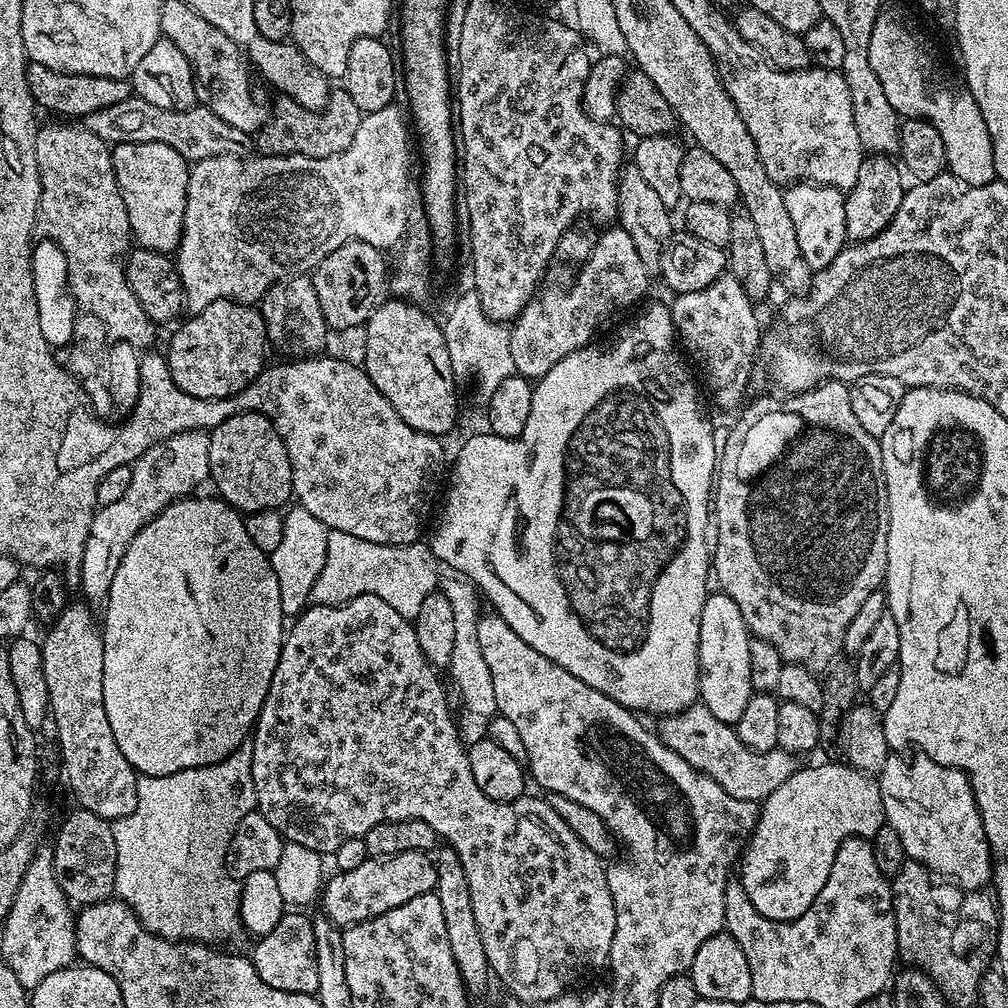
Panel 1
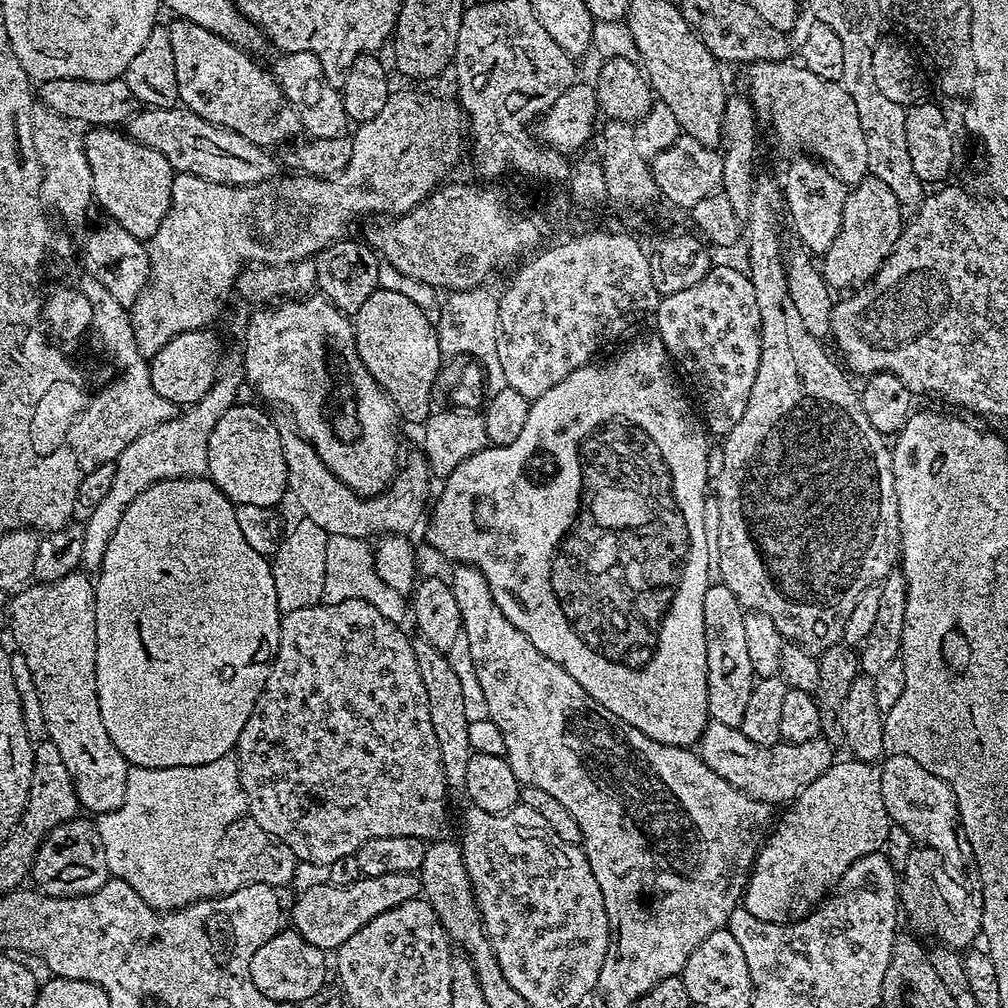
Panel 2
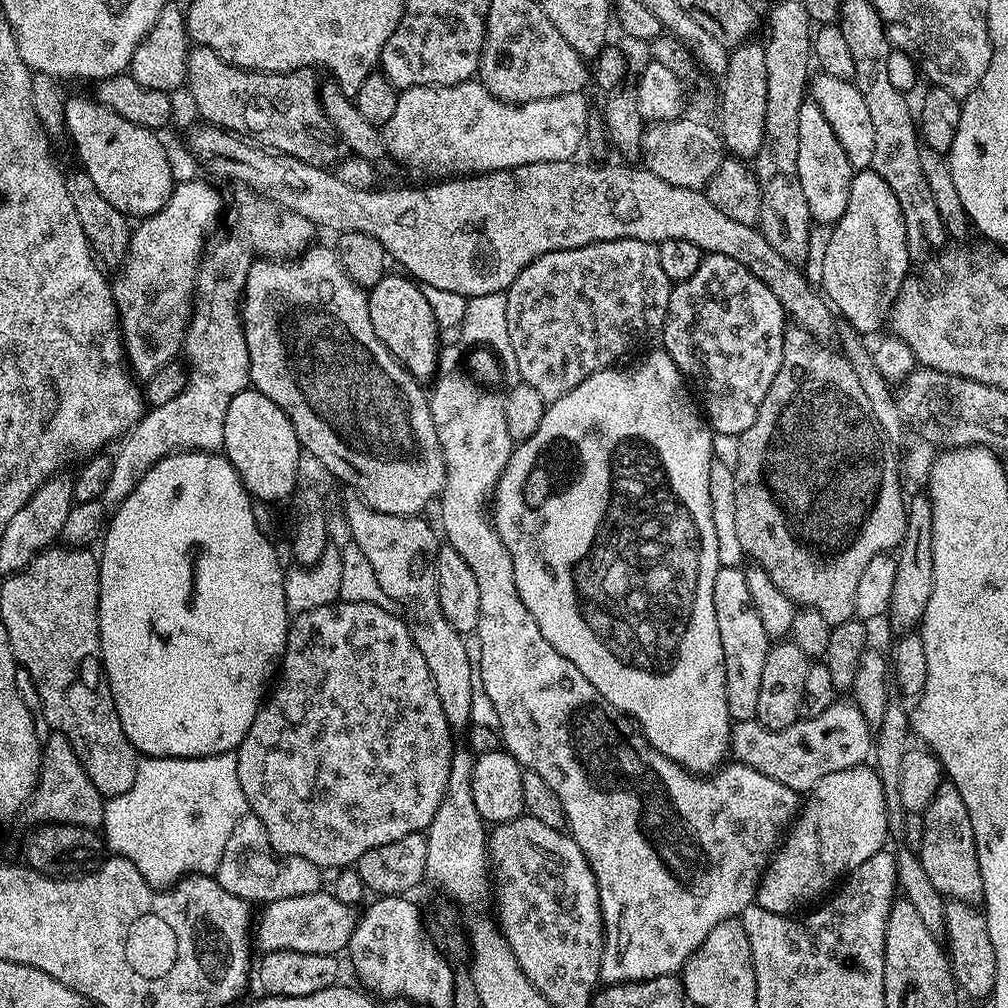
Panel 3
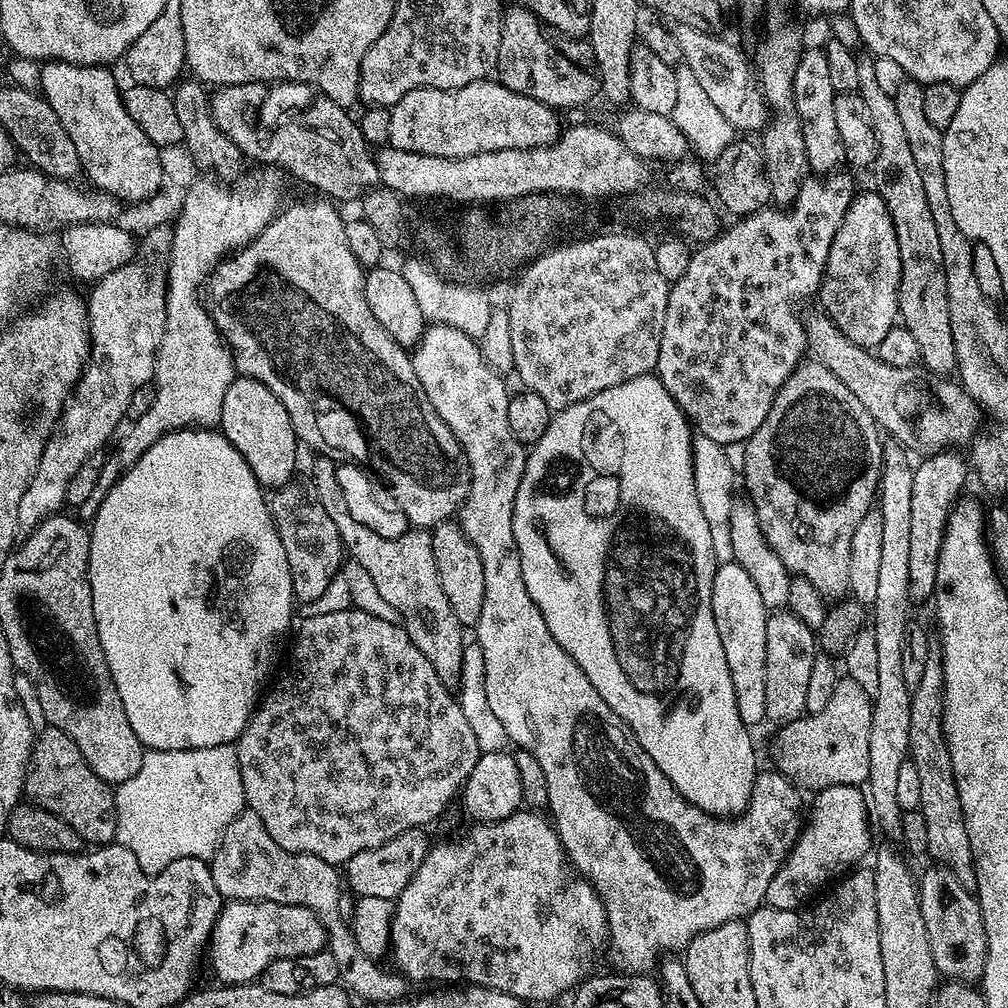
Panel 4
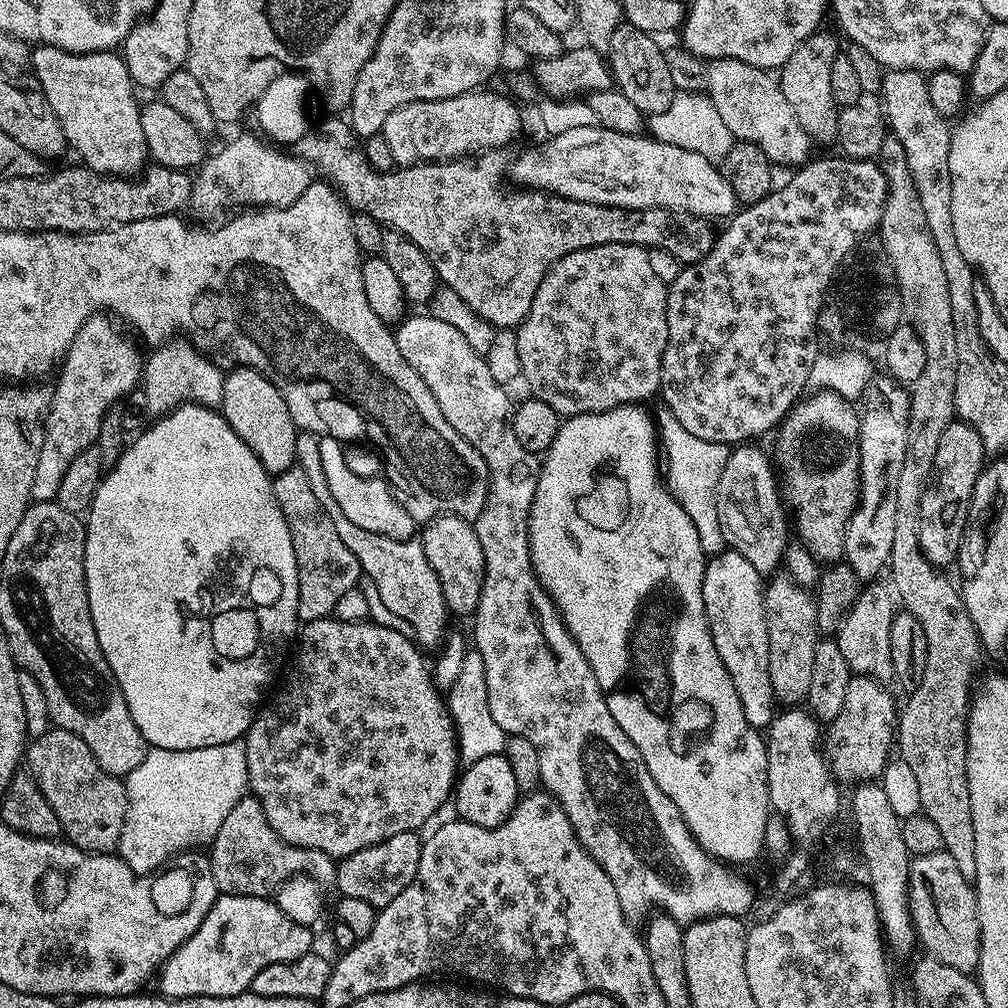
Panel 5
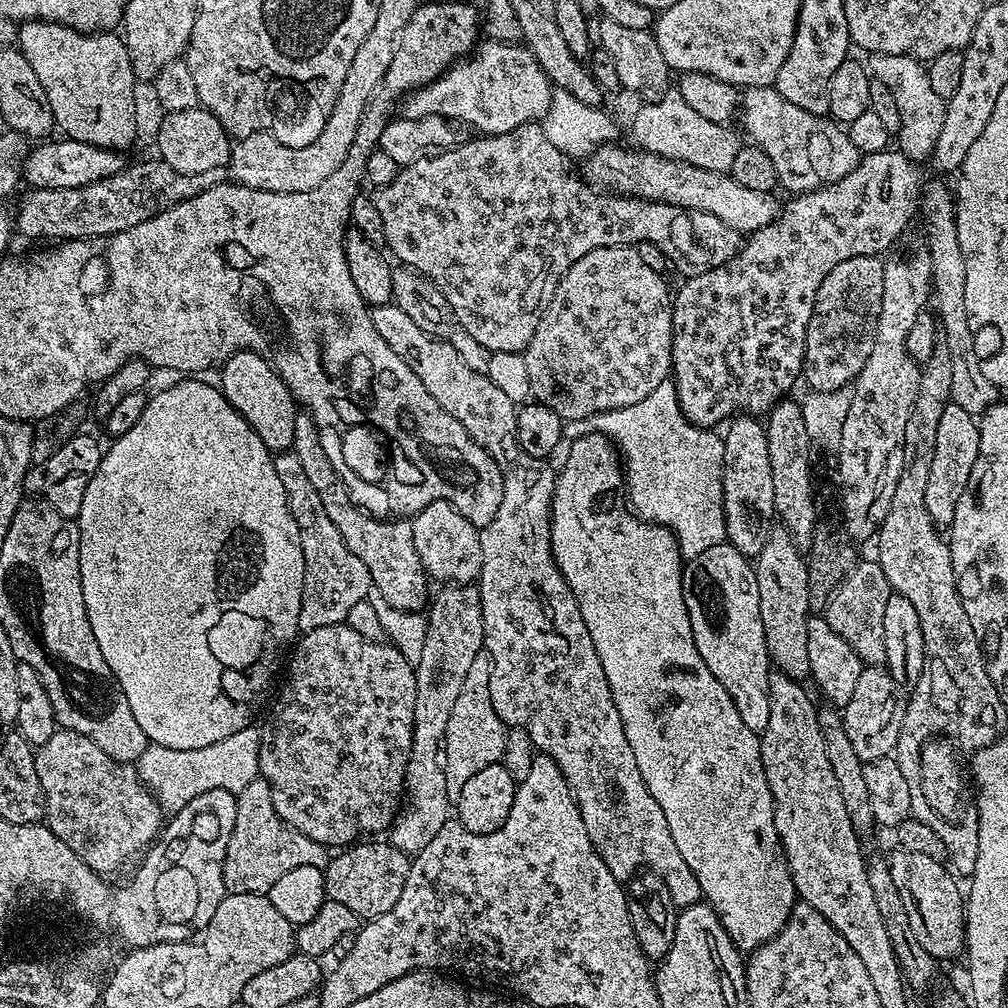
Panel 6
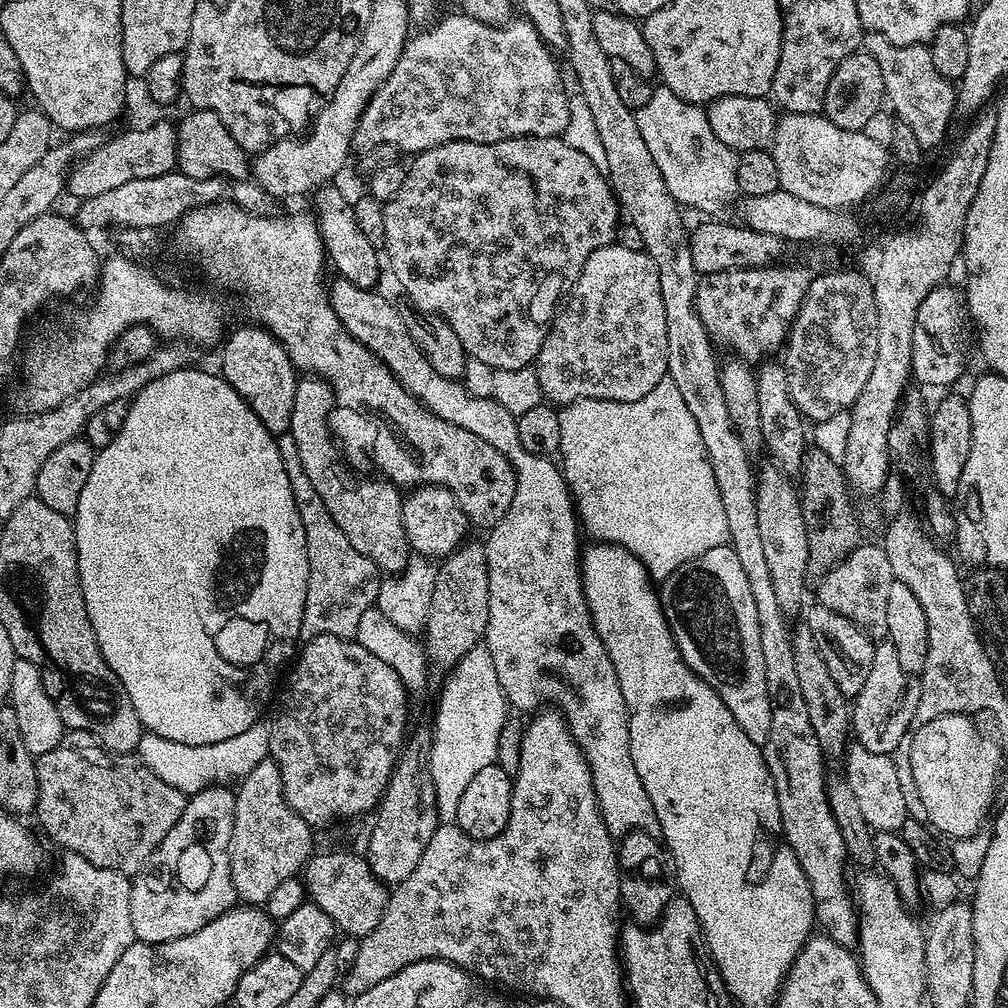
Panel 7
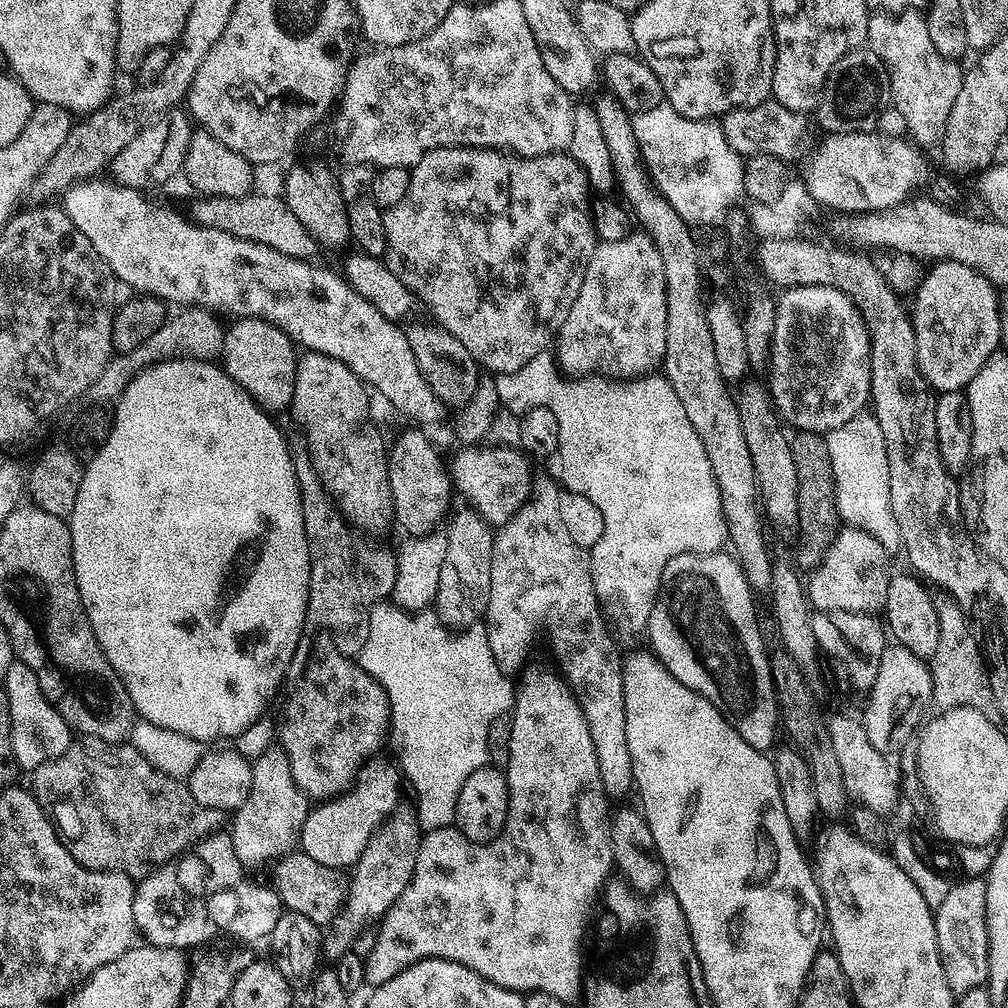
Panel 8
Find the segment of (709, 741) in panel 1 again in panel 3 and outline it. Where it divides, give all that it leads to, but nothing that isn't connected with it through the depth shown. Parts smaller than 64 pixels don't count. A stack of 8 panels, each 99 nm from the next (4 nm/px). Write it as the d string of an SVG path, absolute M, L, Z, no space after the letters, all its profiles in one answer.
M837 699L818 718L798 719L780 732L762 727L756 719L737 720L732 726L731 755L739 763L774 778L774 782L808 794L826 775L863 765L873 751L873 729L862 718L856 703L845 700Z

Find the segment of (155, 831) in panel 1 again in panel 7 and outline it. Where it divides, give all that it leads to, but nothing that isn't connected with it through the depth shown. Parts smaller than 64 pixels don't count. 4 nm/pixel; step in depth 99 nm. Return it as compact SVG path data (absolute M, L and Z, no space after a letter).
M261 722L250 726L250 730L245 730L243 734L237 734L234 738L226 738L226 742L214 742L213 744L203 744L202 746L190 746L182 742L170 742L170 738L156 736L150 731L145 731L140 737L135 755L140 757L140 761L162 782L170 782L179 792L191 794L200 792L203 788L219 785L221 782L239 782L243 780L258 762L269 759L270 734L269 725Z

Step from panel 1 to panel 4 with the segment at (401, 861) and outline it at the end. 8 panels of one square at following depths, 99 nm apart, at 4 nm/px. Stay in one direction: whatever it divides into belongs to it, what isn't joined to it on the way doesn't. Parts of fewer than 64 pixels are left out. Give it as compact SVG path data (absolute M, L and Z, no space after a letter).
M234 900L225 903L220 909L211 941L206 949L206 960L212 963L212 972L221 985L246 984L263 977L270 962L282 958L298 958L302 954L323 952L326 948L324 920L306 906L279 904L269 900Z

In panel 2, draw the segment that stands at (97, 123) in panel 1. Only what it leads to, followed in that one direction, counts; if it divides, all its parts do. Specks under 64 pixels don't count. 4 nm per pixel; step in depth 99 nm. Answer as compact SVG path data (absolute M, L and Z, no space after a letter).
M183 106L141 107L127 119L126 131L137 143L146 144L167 157L177 173L189 172L207 180L214 180L219 184L257 184L263 180L271 180L278 172L276 160L268 153L271 151L267 147L255 144L250 138L234 130L218 126Z

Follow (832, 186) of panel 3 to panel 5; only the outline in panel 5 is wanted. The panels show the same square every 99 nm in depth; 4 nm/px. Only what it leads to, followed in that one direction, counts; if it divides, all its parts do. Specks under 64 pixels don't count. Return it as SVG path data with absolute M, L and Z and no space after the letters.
M818 30L778 70L778 81L781 90L786 96L787 104L794 110L794 117L798 120L798 125L802 126L809 136L811 143L832 144L837 143L838 118L840 108L834 102L834 90L830 90L830 69L834 64L834 58L841 55L842 44L835 40L830 33L825 30Z

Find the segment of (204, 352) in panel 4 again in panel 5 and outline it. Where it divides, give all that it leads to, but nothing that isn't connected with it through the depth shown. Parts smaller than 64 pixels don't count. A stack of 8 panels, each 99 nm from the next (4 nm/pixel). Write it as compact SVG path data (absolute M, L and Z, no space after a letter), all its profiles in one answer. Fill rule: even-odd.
M259 135L236 136L229 144L224 144L216 153L209 155L200 164L192 183L190 208L204 216L212 216L223 208L228 210L259 210L261 208L285 208L294 203L314 183L314 172L305 160L295 154L289 154L271 143L265 142ZM173 338L155 349L152 357L142 364L142 391L149 417L168 415L181 404L202 404L205 408L216 408L222 398L225 373L217 368L207 356L202 355L191 342L184 338Z

